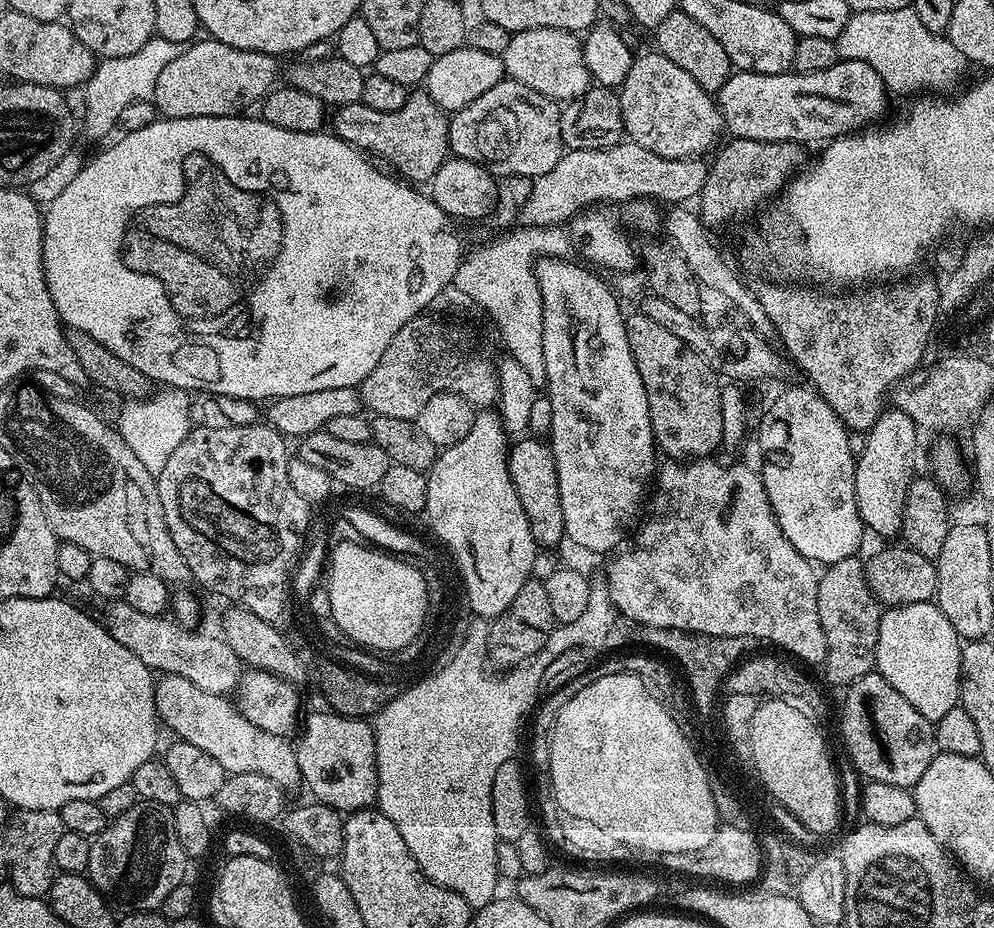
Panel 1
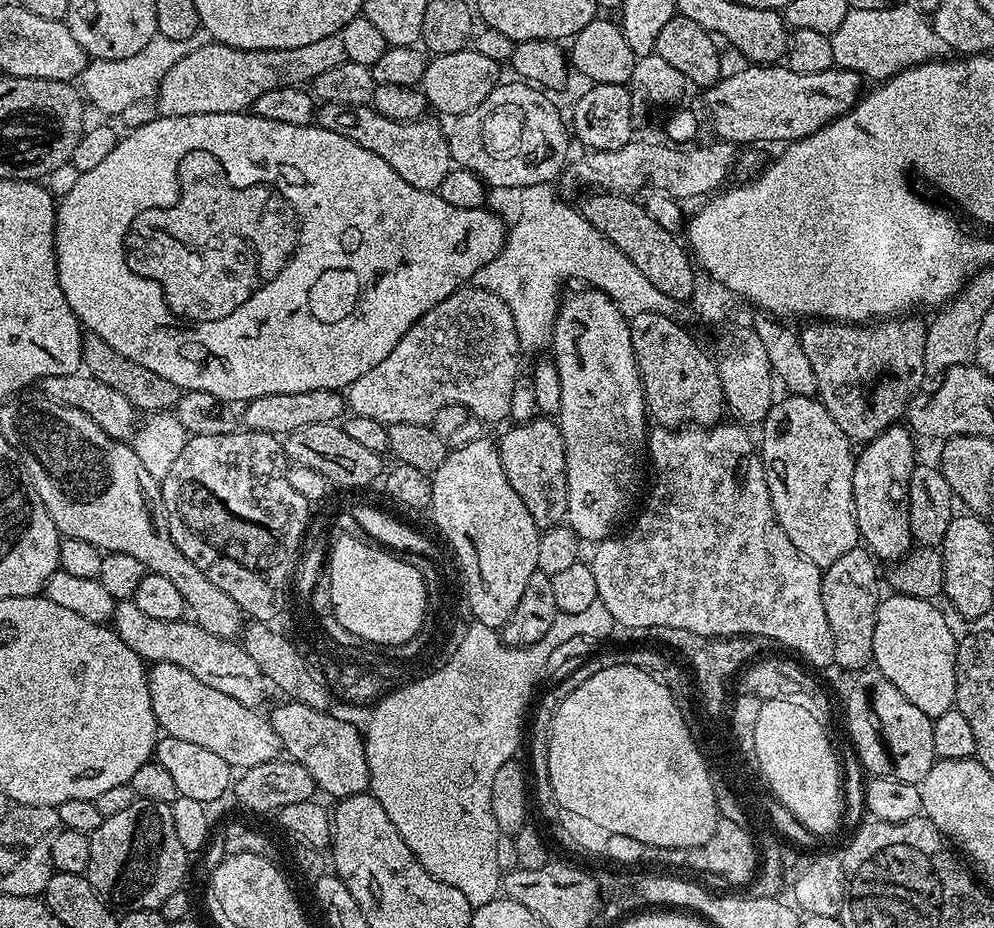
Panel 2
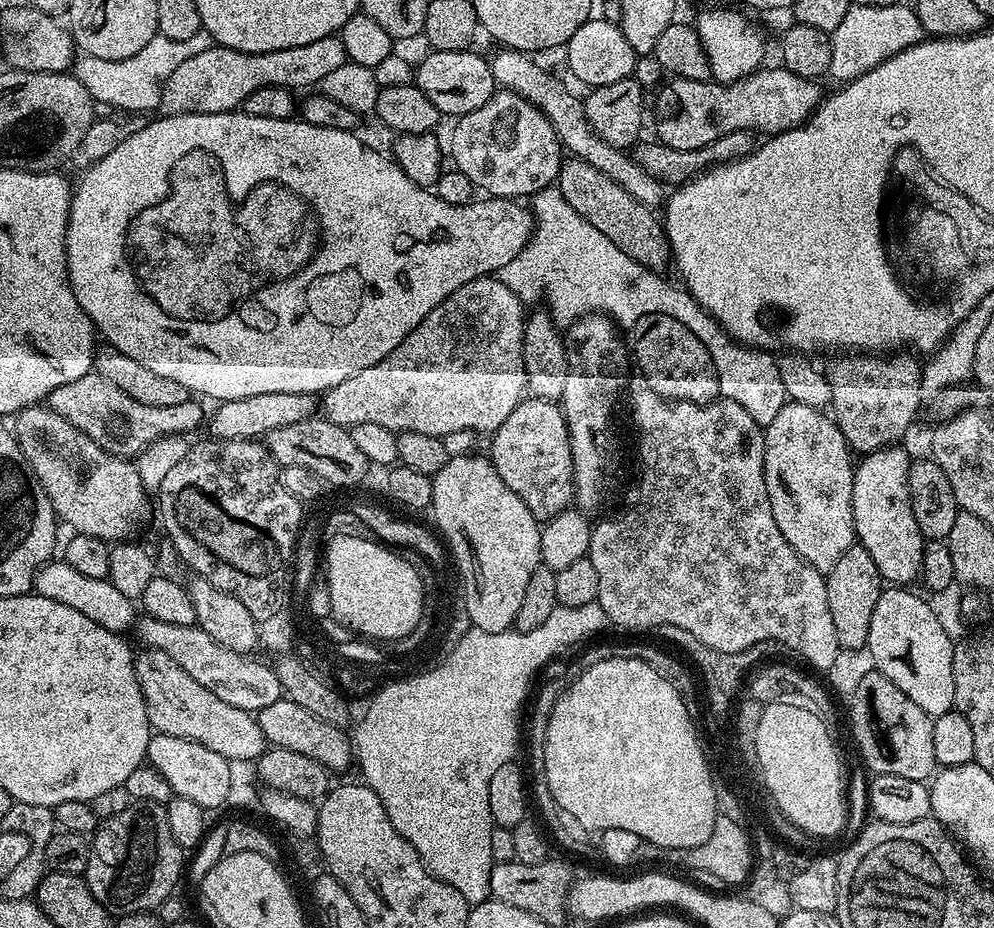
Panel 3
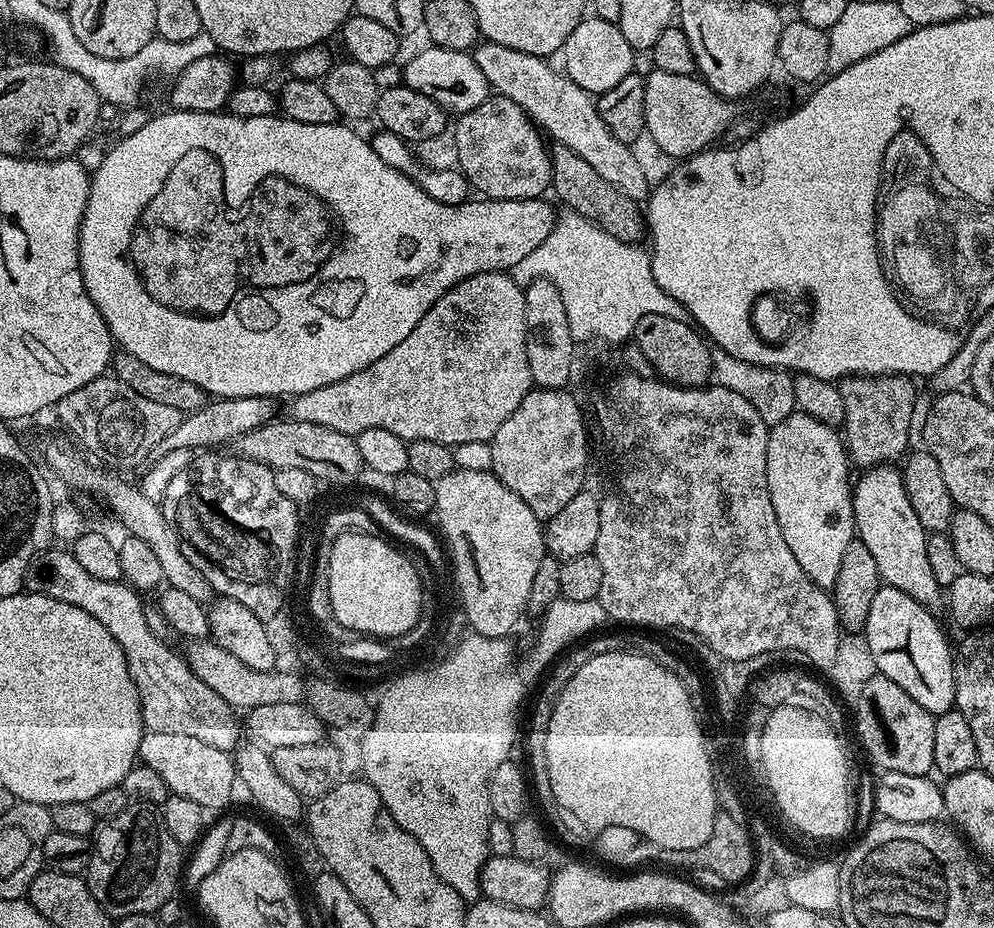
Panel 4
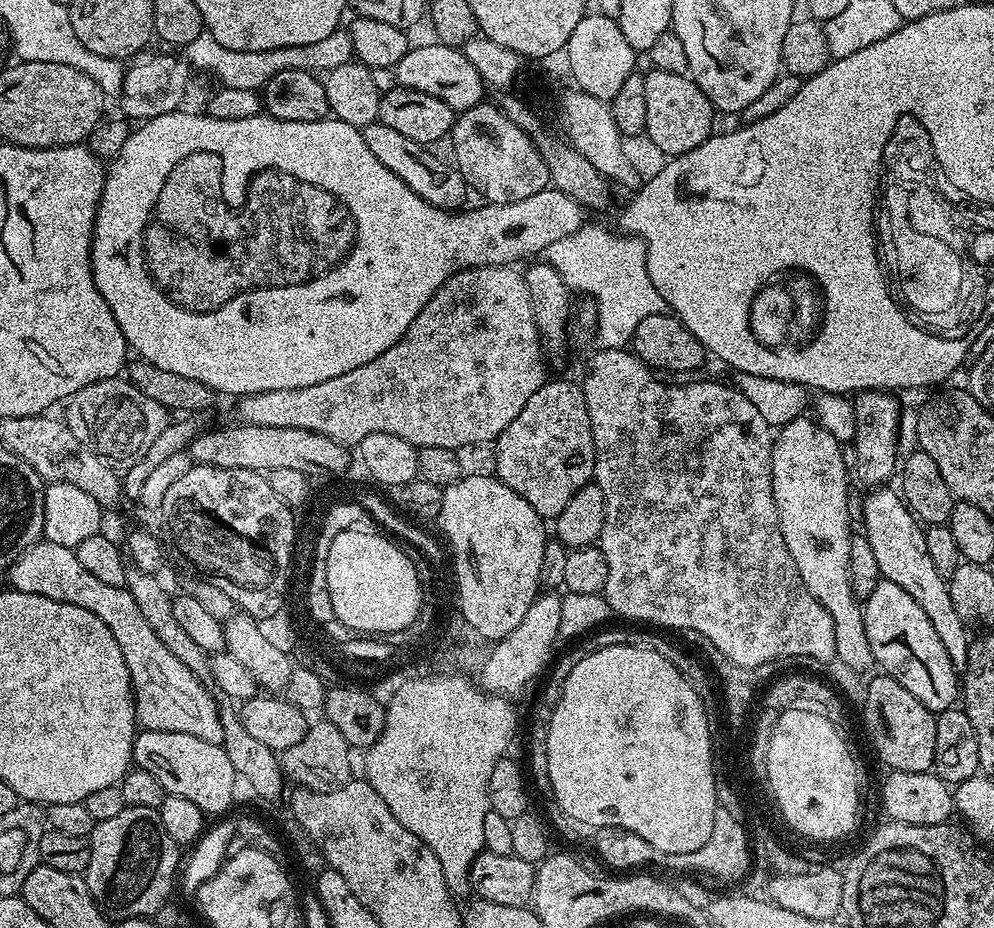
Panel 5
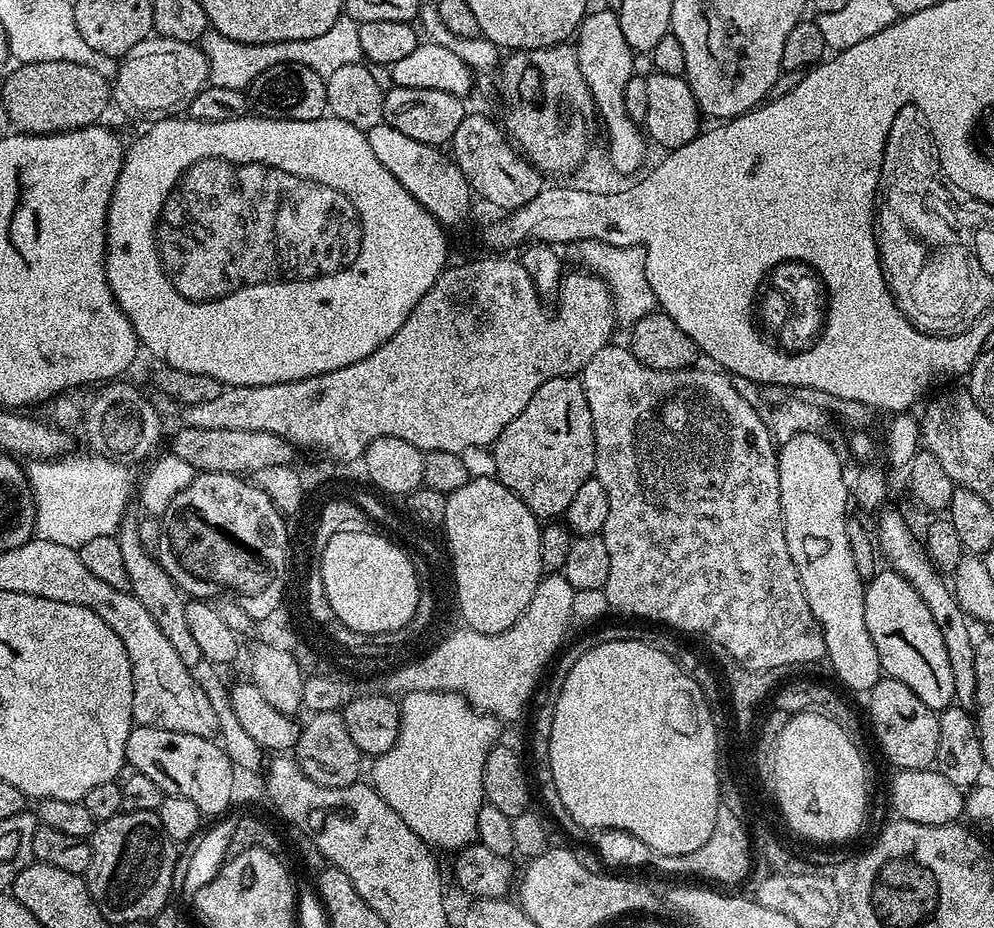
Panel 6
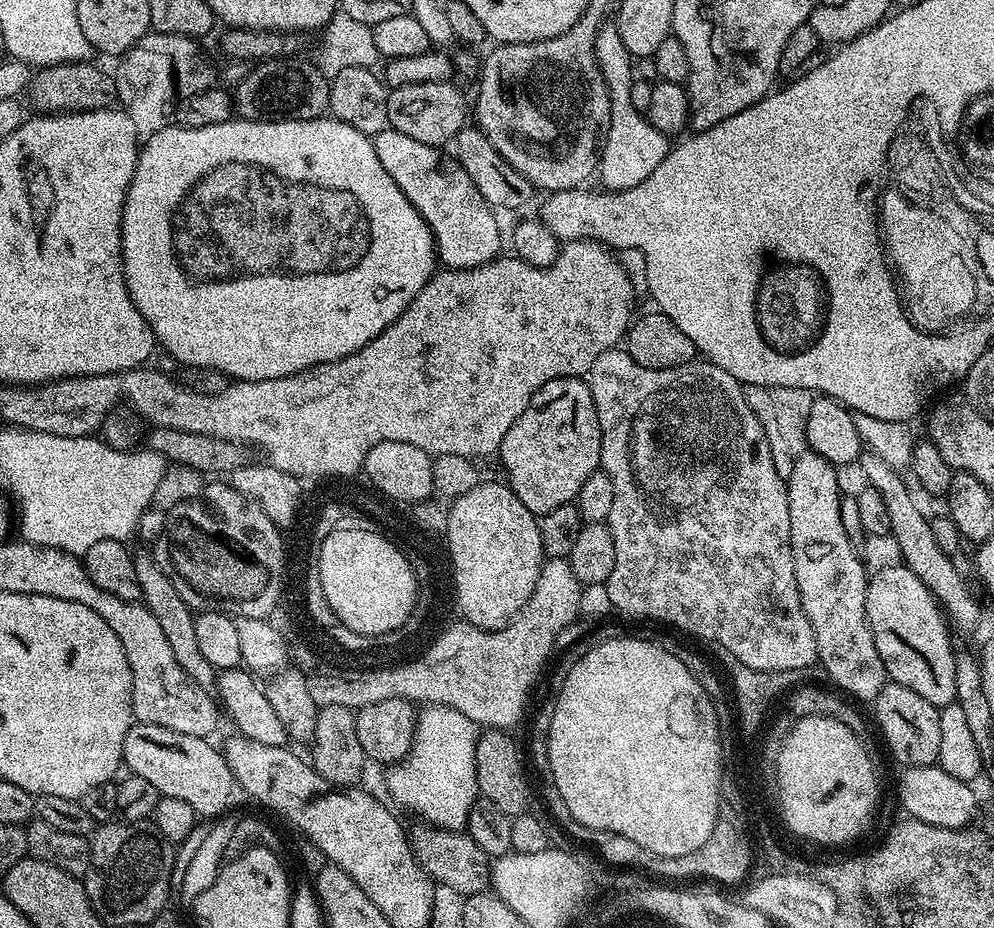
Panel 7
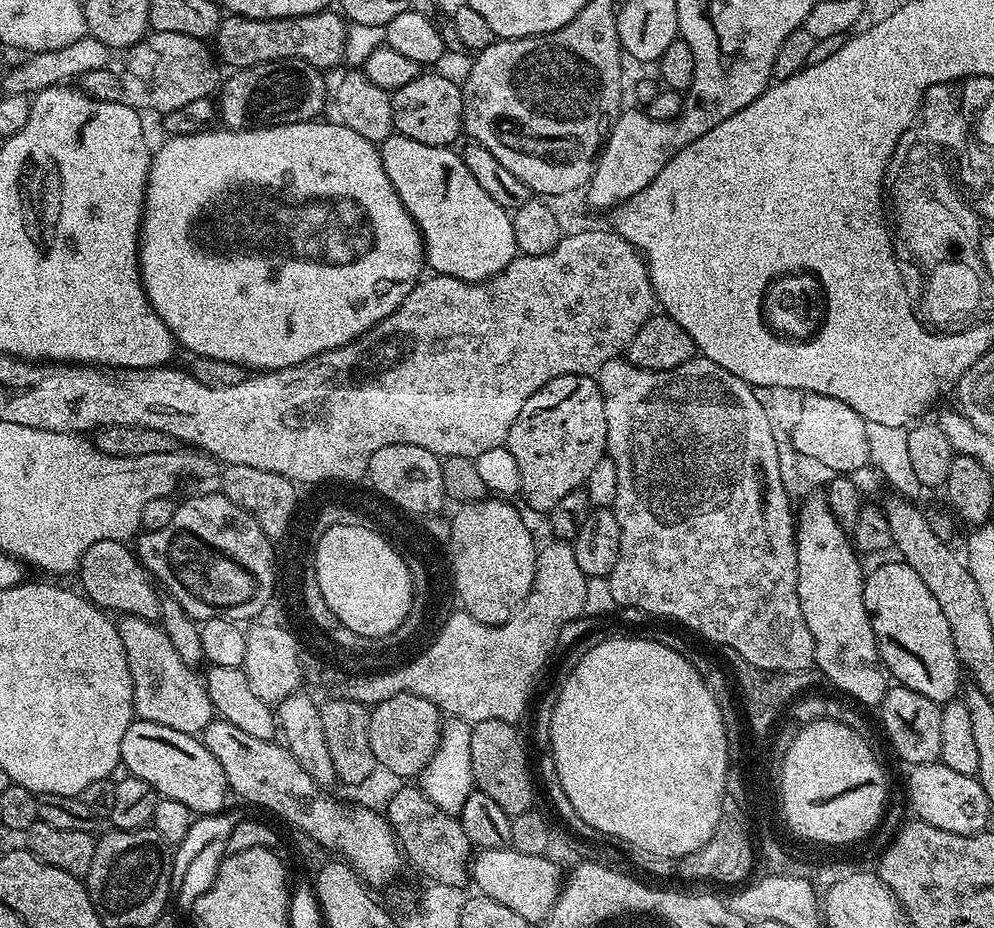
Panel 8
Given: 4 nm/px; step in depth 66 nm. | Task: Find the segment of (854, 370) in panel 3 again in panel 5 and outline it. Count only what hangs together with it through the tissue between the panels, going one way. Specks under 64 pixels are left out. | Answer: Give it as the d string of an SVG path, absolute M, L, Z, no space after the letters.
M857 392L852 400L854 412L854 447L856 446L856 468L854 464L854 476L865 484L865 489L871 490L889 483L888 480L897 475L898 461L901 459L900 450L900 404L897 397L890 392Z

